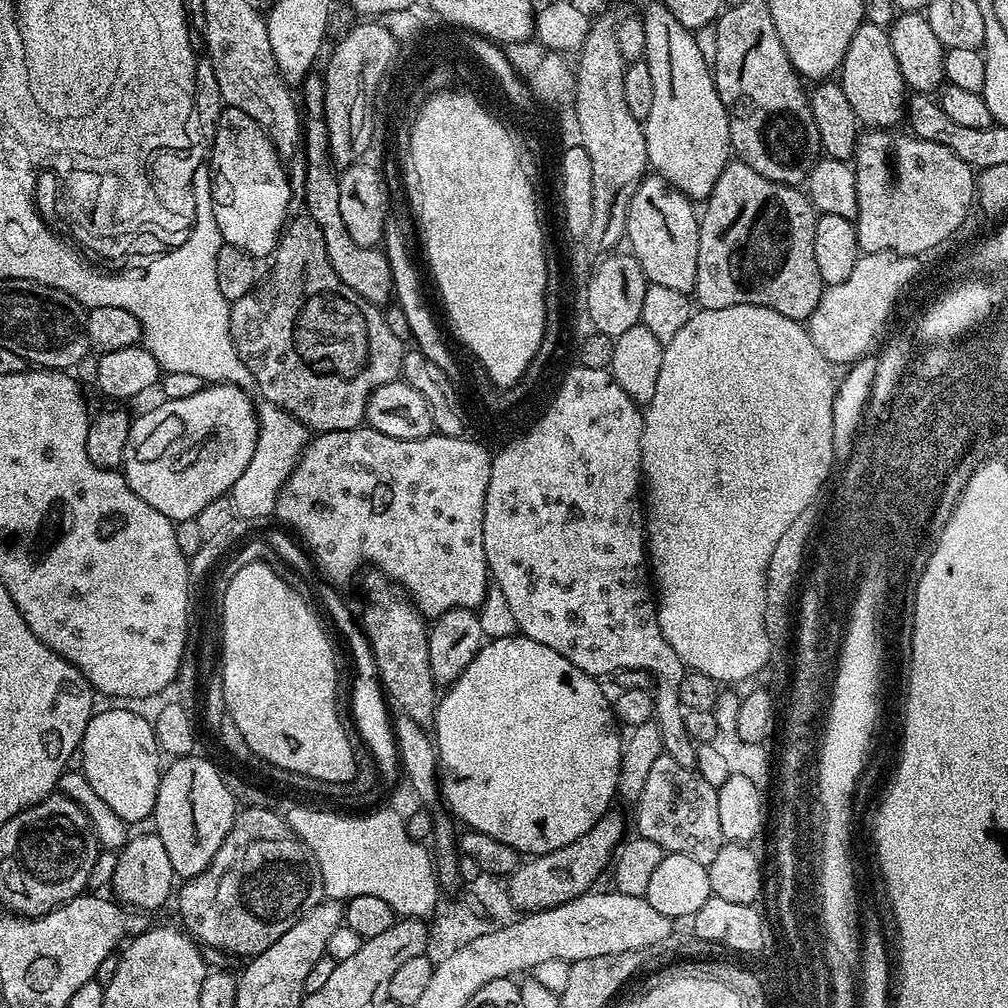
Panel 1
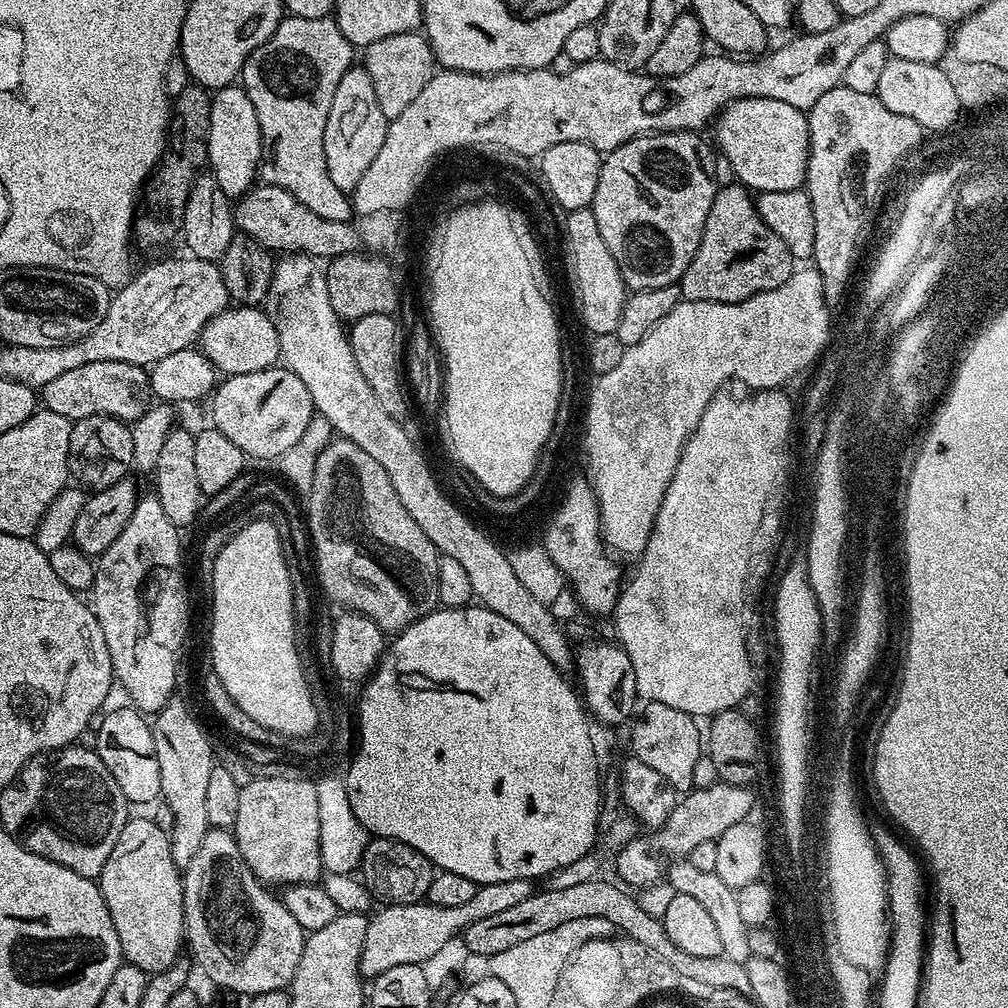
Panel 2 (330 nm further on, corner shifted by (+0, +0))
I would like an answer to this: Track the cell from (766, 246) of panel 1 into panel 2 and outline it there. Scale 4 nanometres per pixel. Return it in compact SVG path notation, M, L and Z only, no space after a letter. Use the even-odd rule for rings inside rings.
M739 182L731 183L717 191L714 206L706 214L702 242L698 242L698 250L680 279L683 299L737 304L754 294L782 286L794 270L786 242L762 222L753 193Z

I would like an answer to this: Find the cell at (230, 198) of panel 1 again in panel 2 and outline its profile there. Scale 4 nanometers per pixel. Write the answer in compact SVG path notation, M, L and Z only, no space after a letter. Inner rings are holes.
M240 86L219 89L211 99L208 136L210 173L229 198L239 198L258 180L262 154L258 114L254 114L254 102L250 102L250 98Z

